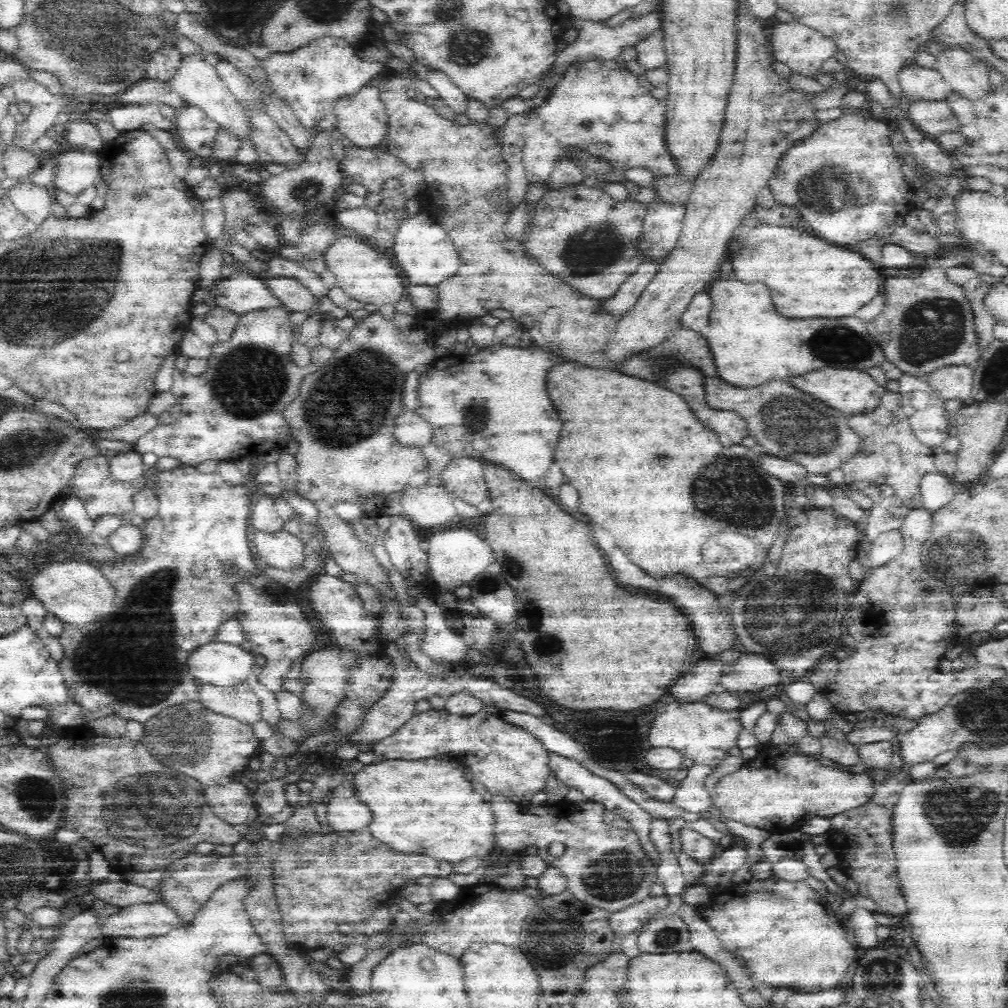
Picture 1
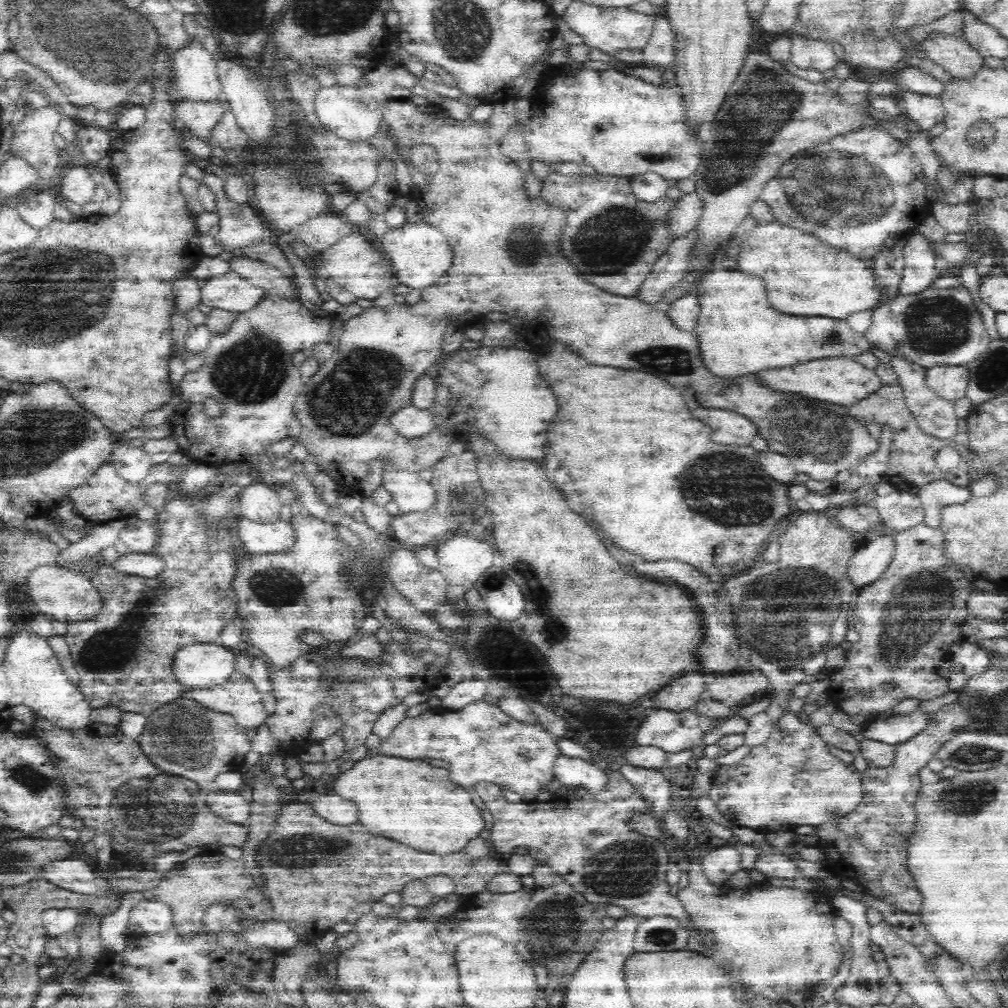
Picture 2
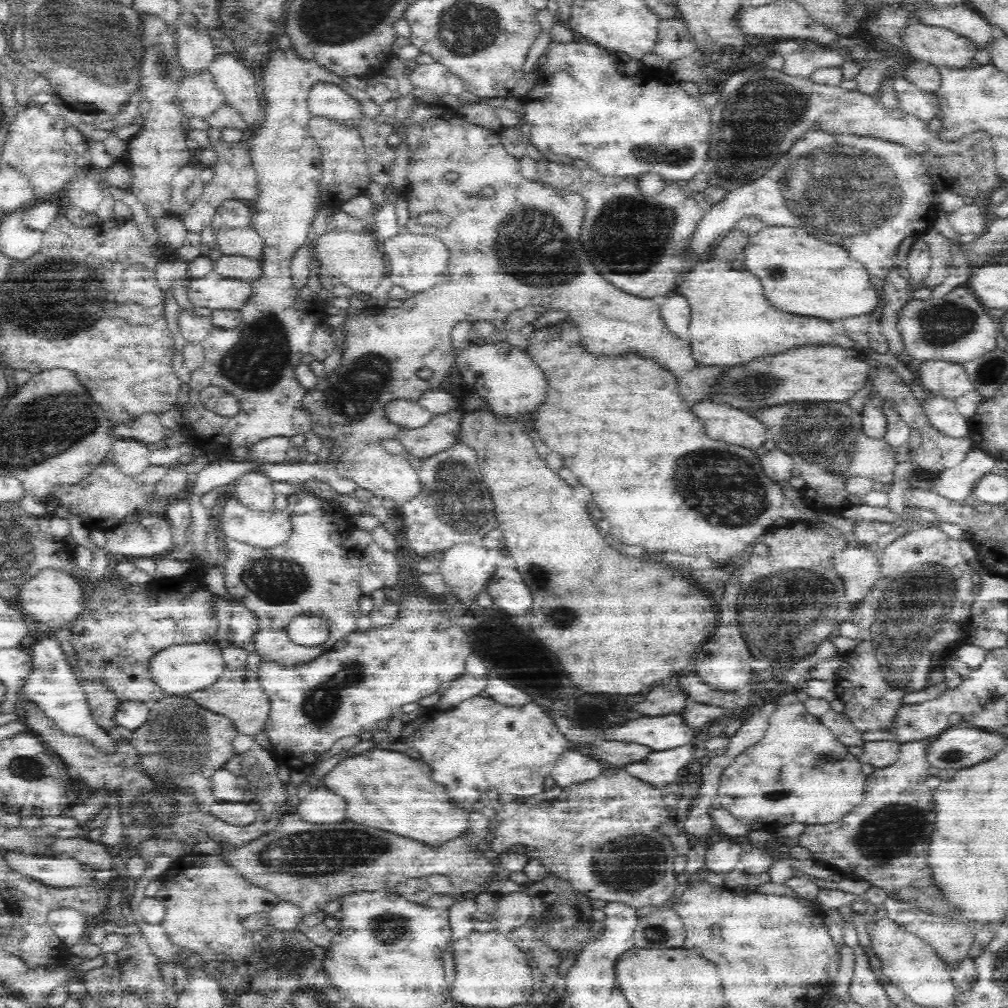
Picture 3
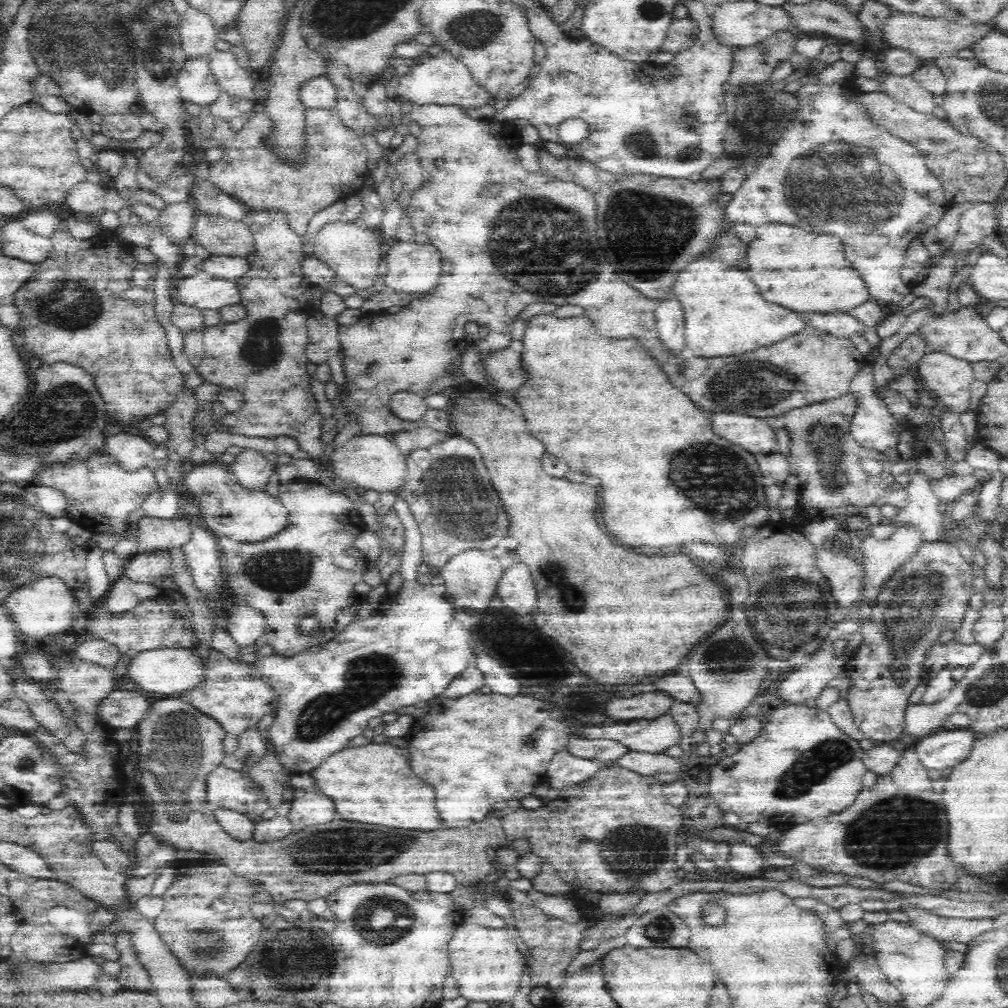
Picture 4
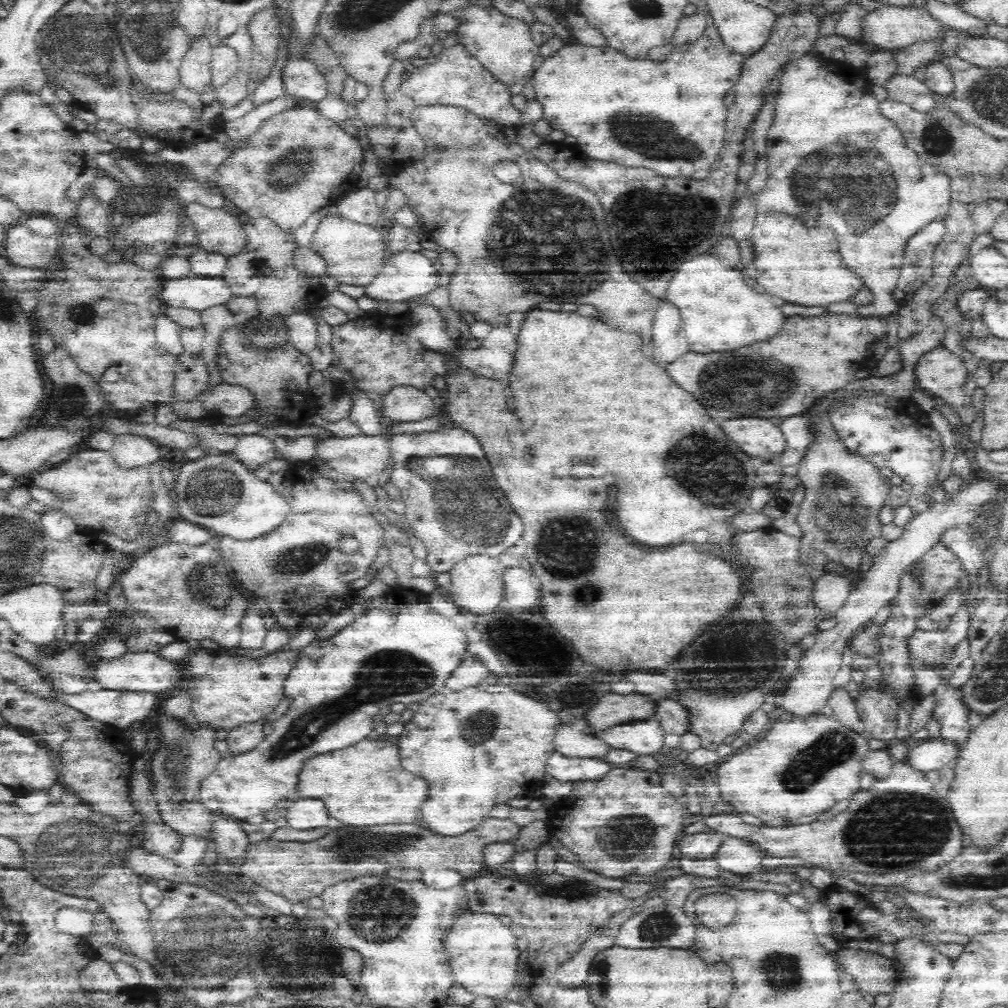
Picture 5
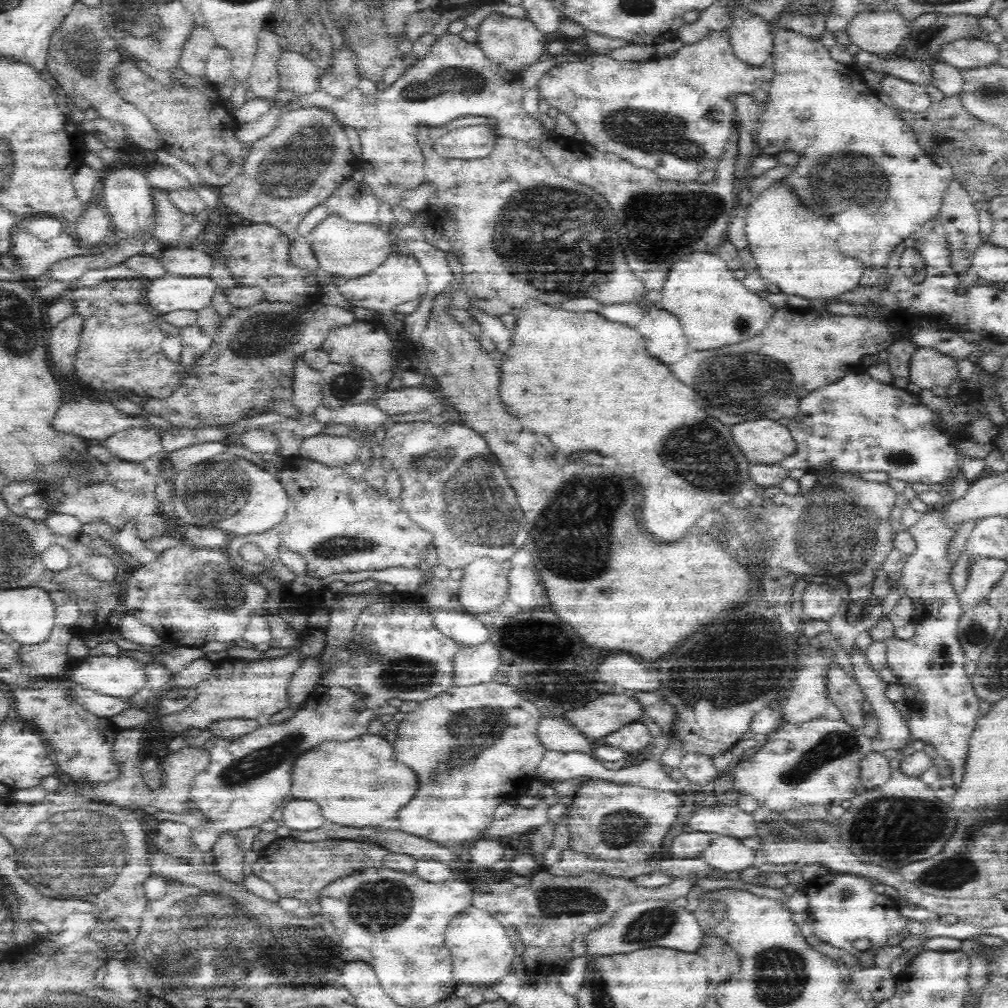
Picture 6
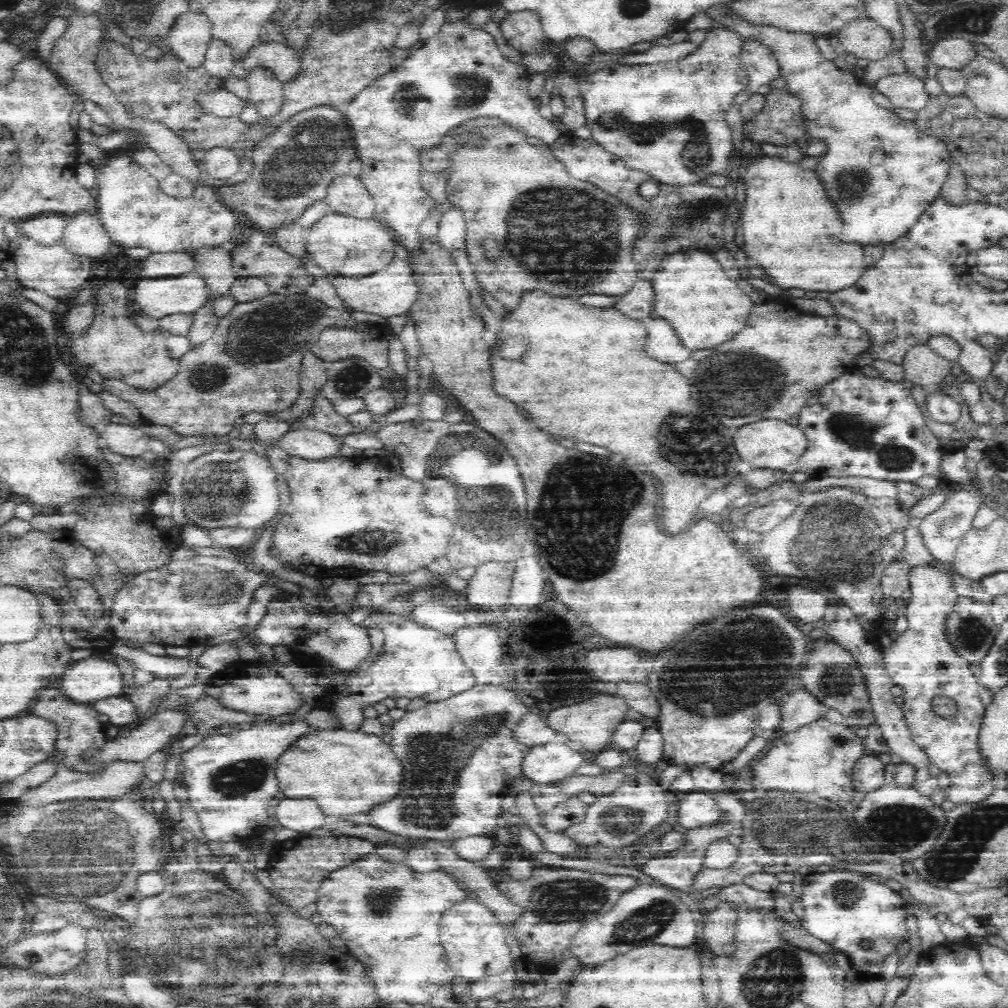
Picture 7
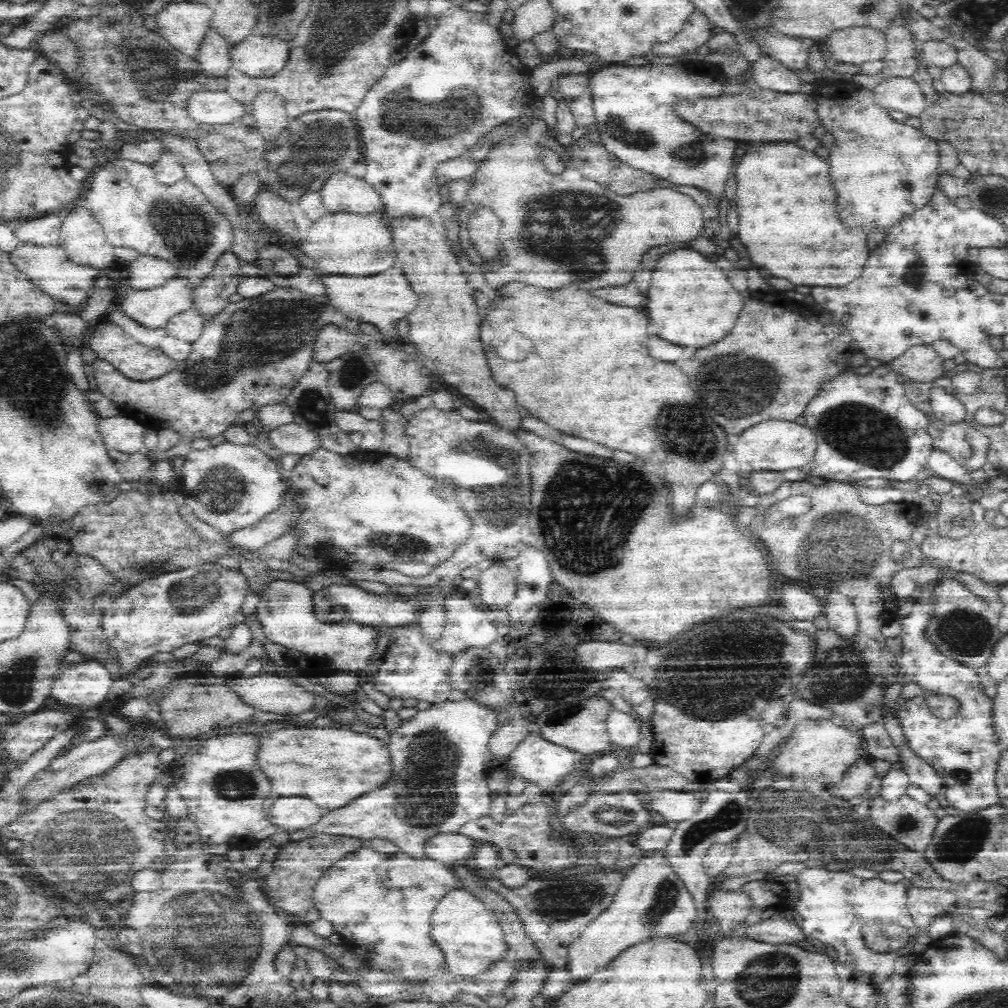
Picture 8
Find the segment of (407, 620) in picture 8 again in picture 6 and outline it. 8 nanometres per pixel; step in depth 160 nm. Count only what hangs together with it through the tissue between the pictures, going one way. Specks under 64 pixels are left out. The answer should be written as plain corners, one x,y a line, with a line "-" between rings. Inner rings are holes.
426,608
426,610
428,610
428,616
434,620
436,628
458,644
474,646
482,642
482,638
488,638
486,626
480,624
470,614
460,614
452,608
446,608
446,610

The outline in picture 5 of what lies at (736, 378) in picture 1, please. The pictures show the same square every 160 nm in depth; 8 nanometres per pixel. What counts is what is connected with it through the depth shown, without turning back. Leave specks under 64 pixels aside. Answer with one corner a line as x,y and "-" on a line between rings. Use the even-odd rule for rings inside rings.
698,254
690,260
686,260
678,270
674,272
670,284
667,286
664,301
674,304
680,310
682,326
690,342
690,351
697,354
728,354
728,350
736,350
742,346
748,346
752,342
760,342
766,338
772,338
782,328
782,300
766,302
754,288
750,288
738,270
728,270
720,264
718,256
712,254

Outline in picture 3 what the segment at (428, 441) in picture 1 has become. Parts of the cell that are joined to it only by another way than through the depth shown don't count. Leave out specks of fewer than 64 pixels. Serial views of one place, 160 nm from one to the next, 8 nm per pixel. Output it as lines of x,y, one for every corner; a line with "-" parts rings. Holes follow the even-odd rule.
397,398
386,403
386,416
395,425
406,429
417,429
426,426
434,418
432,412
426,410
420,401

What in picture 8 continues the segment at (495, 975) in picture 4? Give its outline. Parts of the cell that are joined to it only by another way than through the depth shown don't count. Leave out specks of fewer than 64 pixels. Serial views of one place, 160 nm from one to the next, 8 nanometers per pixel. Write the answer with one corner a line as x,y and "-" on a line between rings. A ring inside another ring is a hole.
460,885
436,904
430,916
430,938
442,950
448,970
458,976
476,976
497,960
509,957
499,920
480,897

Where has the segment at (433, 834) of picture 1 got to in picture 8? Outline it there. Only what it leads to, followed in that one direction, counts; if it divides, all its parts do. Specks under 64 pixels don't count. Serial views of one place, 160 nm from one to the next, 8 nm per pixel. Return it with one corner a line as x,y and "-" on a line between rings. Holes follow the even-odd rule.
289,728
253,734
257,751
255,763
280,797
309,799
324,810
336,810
374,788
384,786
391,775
389,750
385,743
360,728

